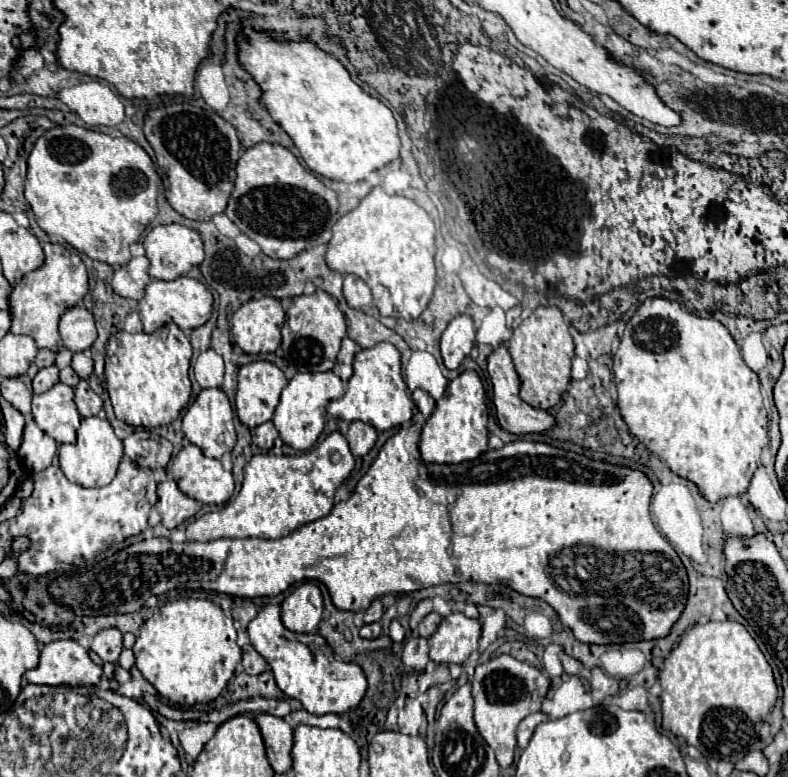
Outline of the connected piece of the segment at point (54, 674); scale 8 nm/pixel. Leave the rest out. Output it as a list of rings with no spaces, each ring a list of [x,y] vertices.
[[[74,639],[48,643],[40,653],[40,663],[26,671],[28,683],[36,685],[96,685],[100,677],[102,667]]]

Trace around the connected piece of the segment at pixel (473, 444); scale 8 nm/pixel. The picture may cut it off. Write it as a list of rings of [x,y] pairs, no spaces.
[[[466,369],[446,387],[446,393],[436,401],[434,413],[428,417],[420,435],[420,455],[428,463],[462,463],[476,459],[488,449],[488,407],[486,391],[476,371]]]

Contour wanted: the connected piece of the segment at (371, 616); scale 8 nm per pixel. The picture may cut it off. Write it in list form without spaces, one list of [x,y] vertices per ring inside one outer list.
[[[374,599],[372,605],[366,609],[366,615],[364,615],[364,623],[372,623],[372,621],[380,621],[380,617],[384,615],[384,605],[382,605],[382,599]]]

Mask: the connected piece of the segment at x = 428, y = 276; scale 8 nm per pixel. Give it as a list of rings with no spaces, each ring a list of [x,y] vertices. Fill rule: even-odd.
[[[374,187],[354,211],[342,215],[334,223],[332,239],[328,241],[328,249],[326,249],[326,265],[336,273],[342,275],[352,273],[360,277],[372,289],[374,305],[378,307],[380,315],[412,321],[426,309],[436,287],[434,233],[436,227],[432,219],[412,199],[406,199],[402,195],[388,195],[382,187]]]

